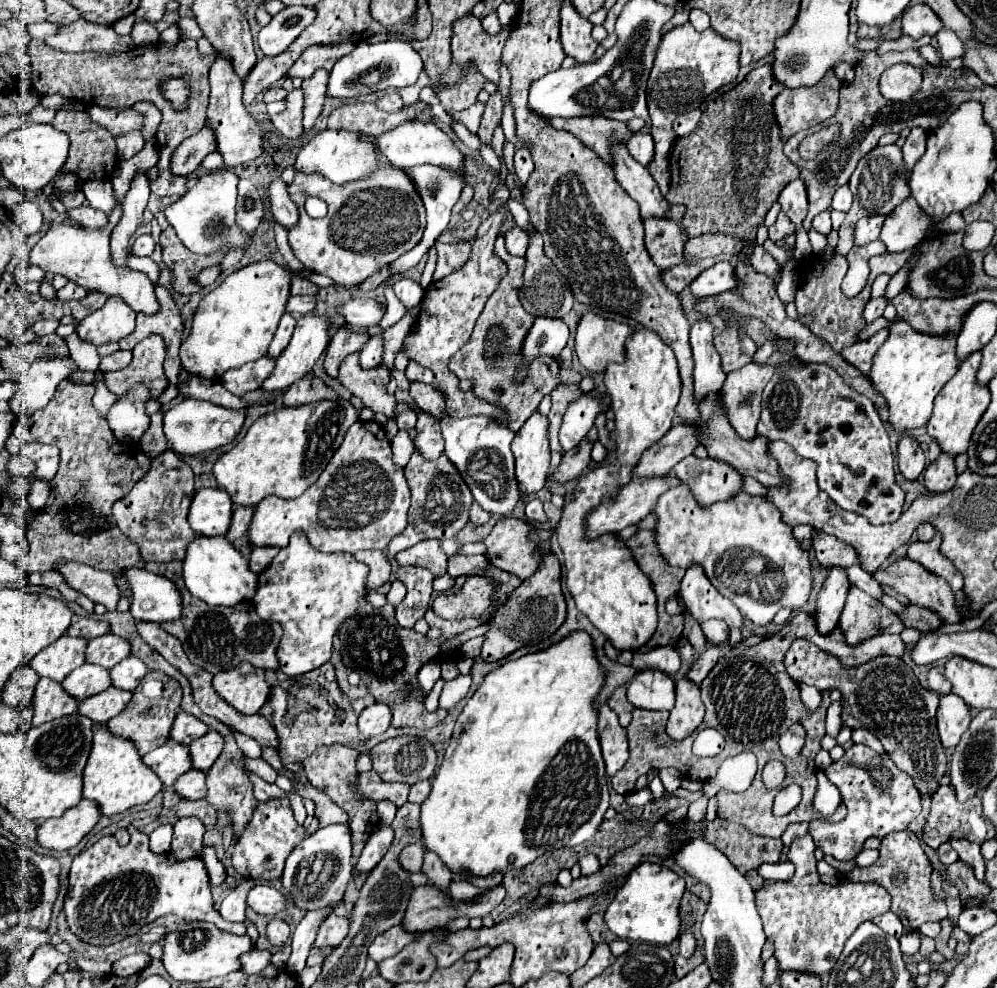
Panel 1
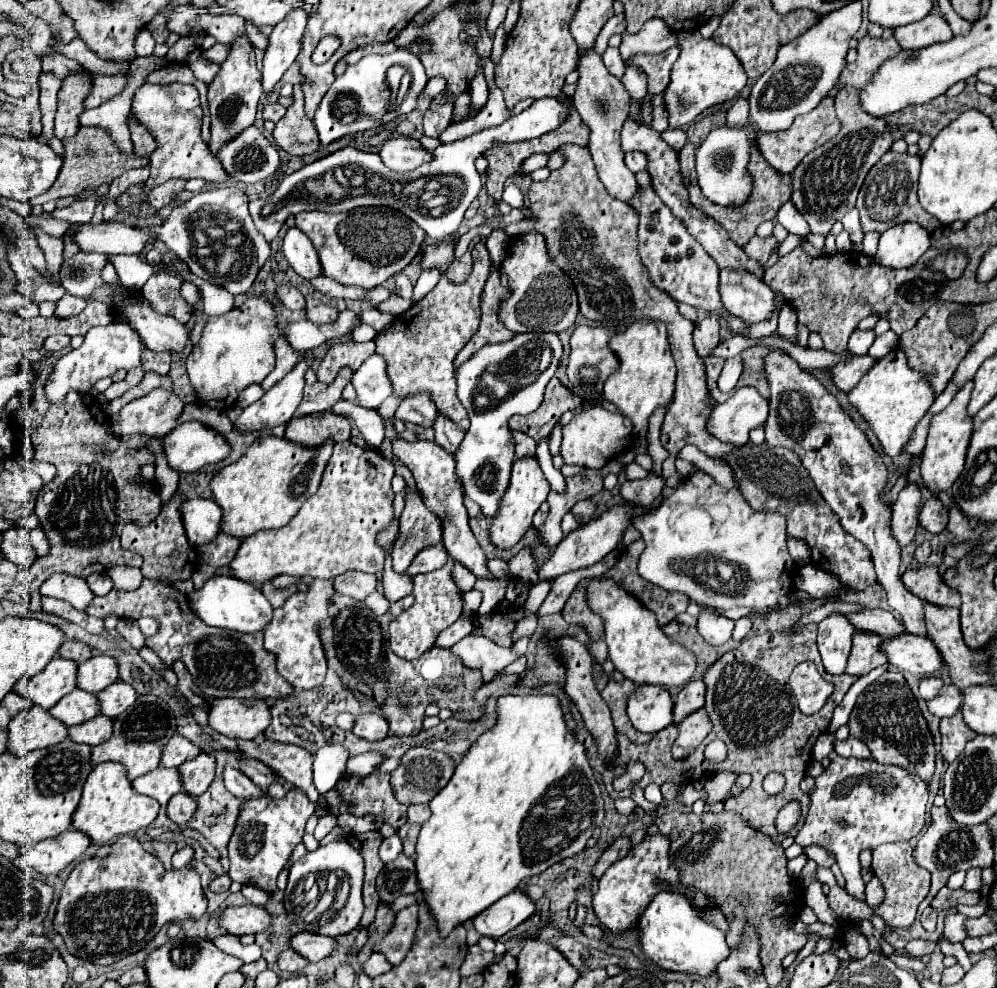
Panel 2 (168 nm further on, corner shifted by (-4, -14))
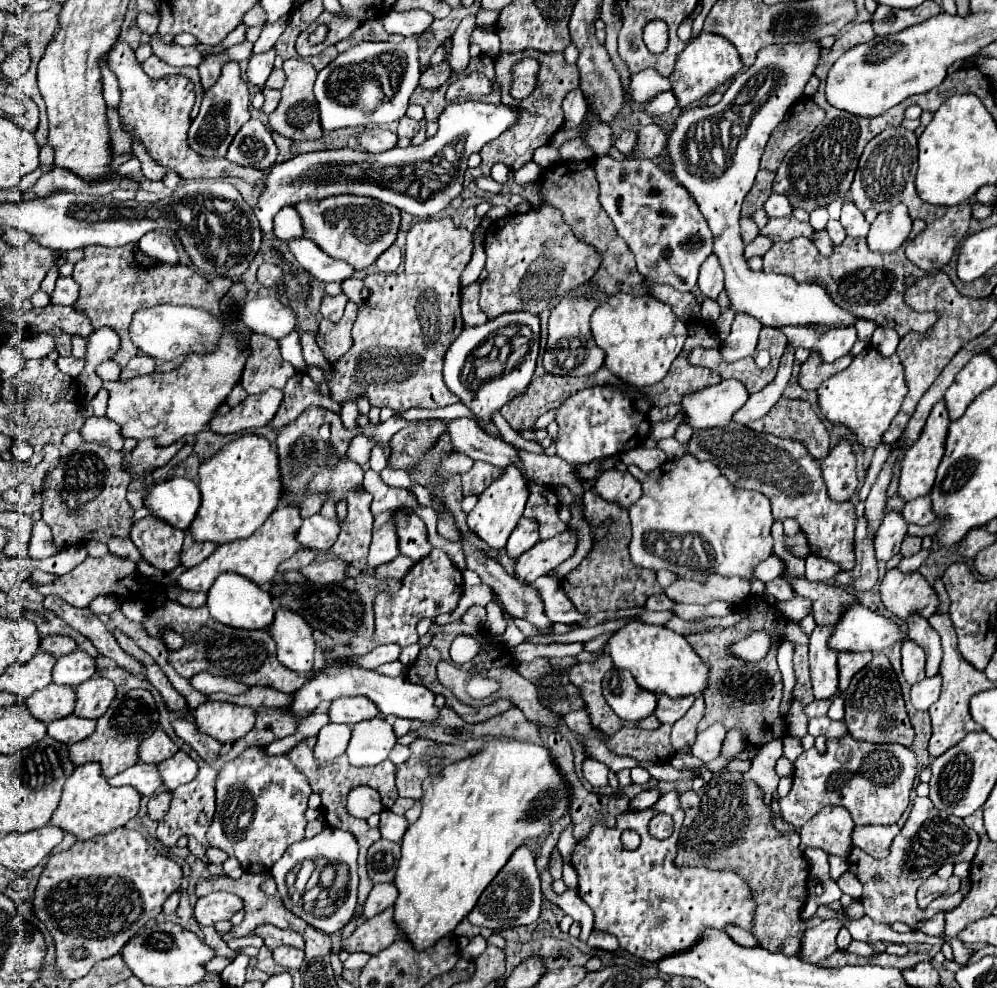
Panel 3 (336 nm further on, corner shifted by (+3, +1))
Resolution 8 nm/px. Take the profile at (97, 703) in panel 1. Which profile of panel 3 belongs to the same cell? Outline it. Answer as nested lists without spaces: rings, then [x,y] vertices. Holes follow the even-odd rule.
[[[67,716],[47,724],[47,736],[63,744],[75,744],[85,740],[95,732],[95,720],[81,720],[77,716]]]

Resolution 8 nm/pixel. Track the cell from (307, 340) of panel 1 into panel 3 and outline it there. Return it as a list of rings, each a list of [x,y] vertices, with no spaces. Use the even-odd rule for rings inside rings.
[[[269,388],[269,392],[263,392],[261,396],[249,396],[245,402],[231,408],[229,414],[215,416],[209,426],[215,434],[223,434],[223,436],[267,426],[273,420],[277,408],[281,406],[281,400],[283,400],[283,392]]]

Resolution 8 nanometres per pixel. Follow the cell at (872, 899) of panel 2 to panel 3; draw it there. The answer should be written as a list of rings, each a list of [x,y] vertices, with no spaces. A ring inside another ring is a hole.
[[[915,798],[905,826],[889,846],[887,858],[875,860],[869,854],[861,852],[857,846],[853,846],[847,856],[849,872],[855,874],[863,884],[861,902],[865,904],[865,914],[875,922],[893,924],[899,920],[911,928],[917,928],[917,922],[927,920],[927,912],[919,910],[915,900],[915,892],[921,882],[937,872],[943,864],[957,864],[963,860],[971,862],[977,852],[977,844],[979,836],[965,826],[963,818],[947,812],[937,812],[929,798]]]

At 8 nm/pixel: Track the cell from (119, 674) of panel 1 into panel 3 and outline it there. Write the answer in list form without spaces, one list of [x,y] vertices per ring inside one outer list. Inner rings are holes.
[[[89,678],[85,684],[79,684],[75,688],[77,704],[73,714],[79,718],[91,718],[97,720],[103,716],[109,708],[109,704],[115,698],[115,684],[107,678]]]

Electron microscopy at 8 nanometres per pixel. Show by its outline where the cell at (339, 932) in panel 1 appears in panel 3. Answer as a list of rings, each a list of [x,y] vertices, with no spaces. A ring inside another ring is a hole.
[[[263,924],[263,926],[257,926],[255,932],[259,938],[263,938],[265,946],[269,950],[275,950],[279,944],[285,944],[285,946],[293,946],[293,948],[303,948],[303,940],[301,936],[297,936],[297,932],[289,932],[289,930],[279,930],[271,924]]]

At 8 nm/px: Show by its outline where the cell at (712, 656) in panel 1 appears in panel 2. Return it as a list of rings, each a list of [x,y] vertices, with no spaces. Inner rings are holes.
[[[698,677],[698,679],[688,681],[678,693],[678,697],[674,699],[674,723],[690,715],[692,711],[704,707],[704,693],[706,693],[704,679]]]

